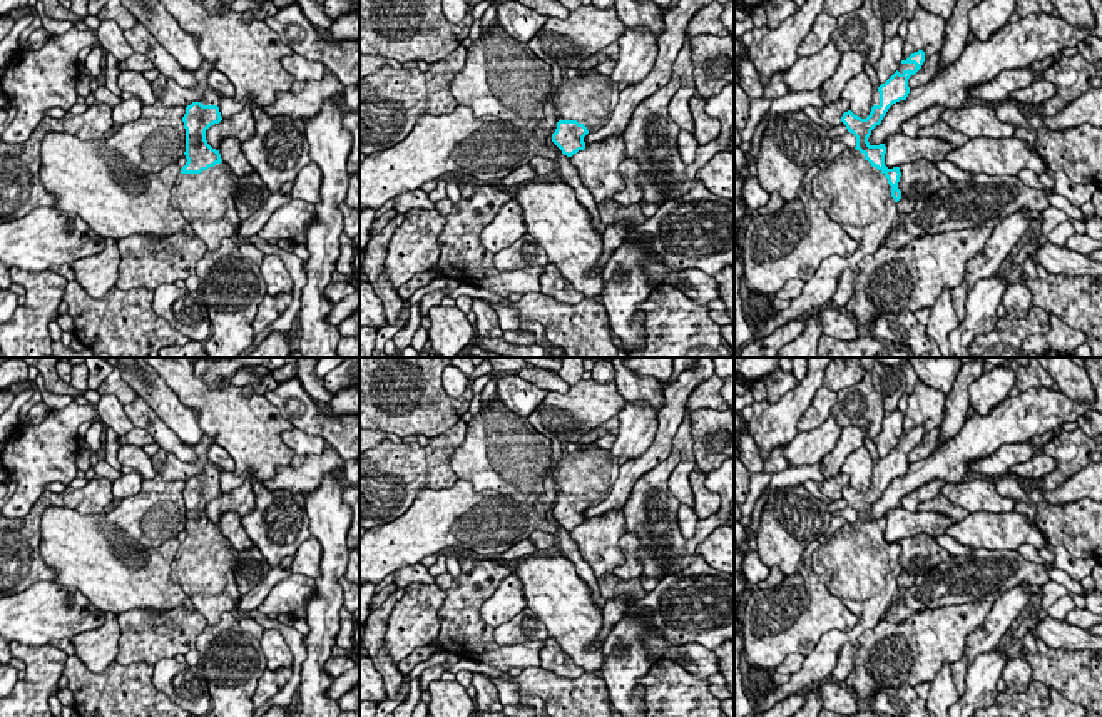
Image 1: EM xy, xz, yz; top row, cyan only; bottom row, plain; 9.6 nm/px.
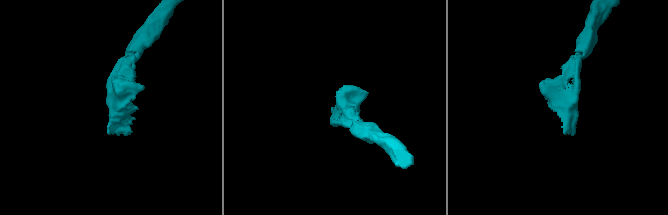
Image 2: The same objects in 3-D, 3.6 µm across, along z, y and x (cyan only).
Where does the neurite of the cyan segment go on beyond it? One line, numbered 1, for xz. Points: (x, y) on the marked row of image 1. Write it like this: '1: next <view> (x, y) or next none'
1: next xz (589, 99)

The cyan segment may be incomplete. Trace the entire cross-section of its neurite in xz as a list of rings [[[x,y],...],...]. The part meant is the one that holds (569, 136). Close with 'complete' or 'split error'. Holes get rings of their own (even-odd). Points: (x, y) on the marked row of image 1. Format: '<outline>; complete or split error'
[[[587,69],[584,75],[567,79],[557,87],[550,102],[557,117],[552,142],[564,155],[572,157],[585,149],[584,137],[600,129],[619,102],[620,87],[610,75]]]; split error

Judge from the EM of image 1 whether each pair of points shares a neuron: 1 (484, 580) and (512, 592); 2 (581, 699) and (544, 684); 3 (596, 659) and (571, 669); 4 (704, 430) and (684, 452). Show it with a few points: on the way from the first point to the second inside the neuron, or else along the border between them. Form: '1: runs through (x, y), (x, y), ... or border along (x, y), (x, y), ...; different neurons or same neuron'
1: border along (512, 574), (480, 610), (489, 625); different neurons
2: runs through (572, 699), (566, 699), (552, 689); same neuron
3: border along (566, 652), (586, 672); different neurons
4: border along (691, 411), (696, 468); different neurons

